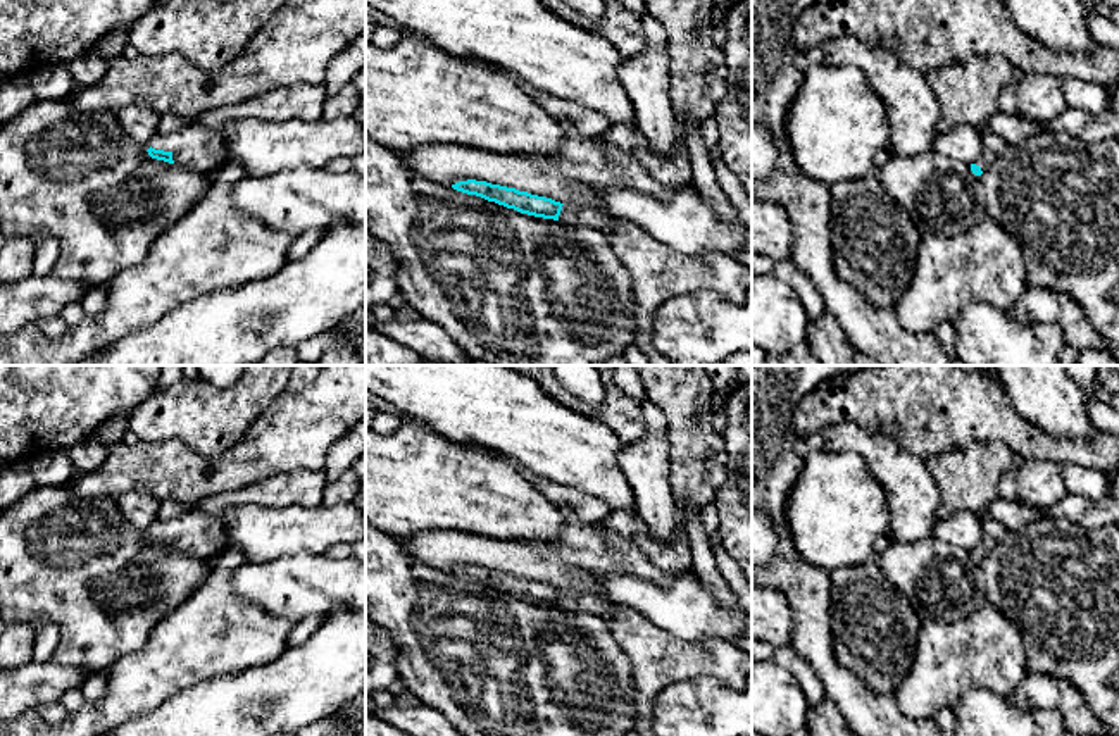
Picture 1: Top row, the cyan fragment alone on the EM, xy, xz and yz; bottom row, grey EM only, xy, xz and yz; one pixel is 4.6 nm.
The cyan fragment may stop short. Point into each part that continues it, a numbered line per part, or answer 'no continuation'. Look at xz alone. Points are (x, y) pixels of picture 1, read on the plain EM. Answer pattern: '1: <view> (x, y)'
1: xz (576, 602)

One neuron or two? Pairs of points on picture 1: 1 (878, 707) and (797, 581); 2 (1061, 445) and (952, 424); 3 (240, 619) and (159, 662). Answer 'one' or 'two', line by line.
1: one
2: one
3: one

